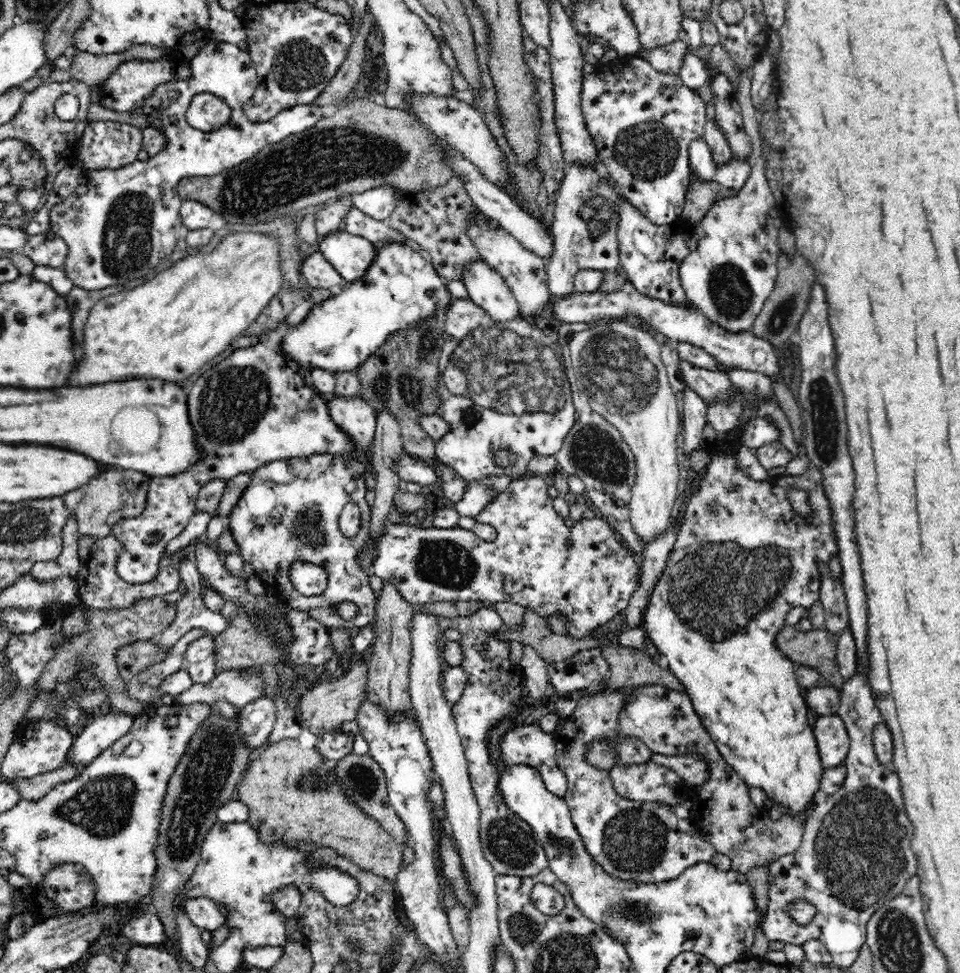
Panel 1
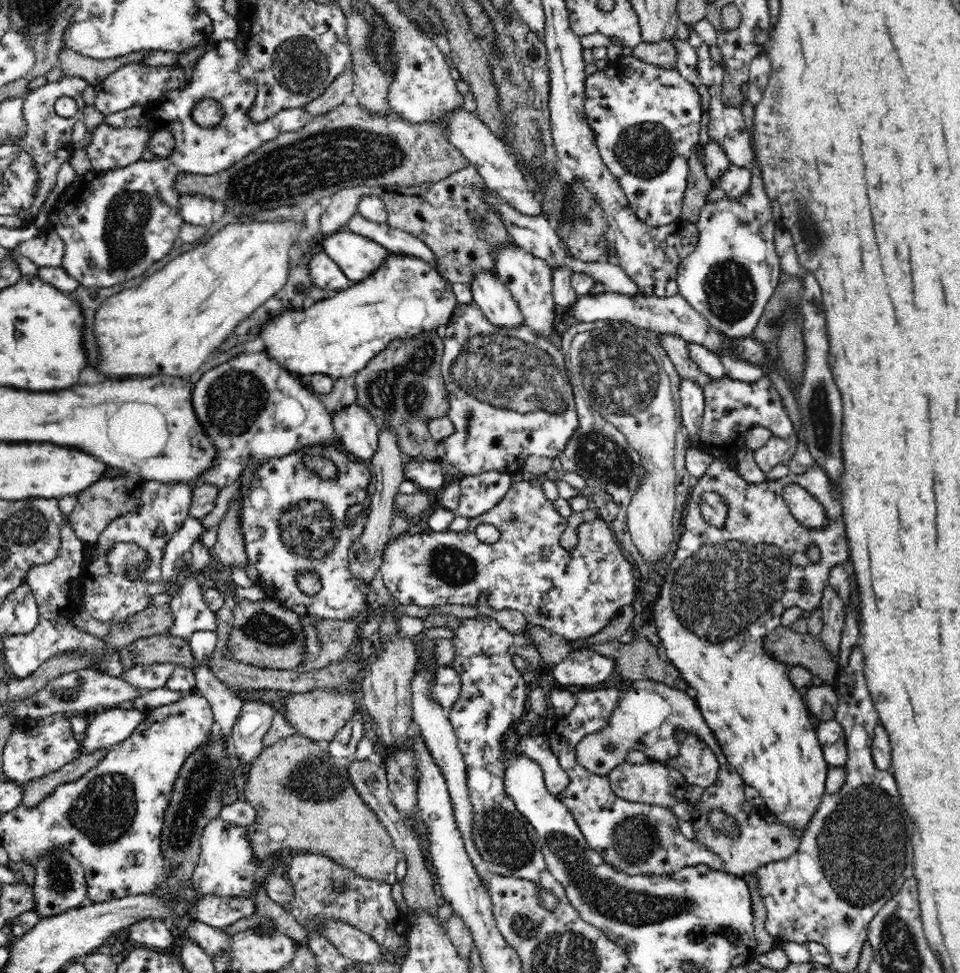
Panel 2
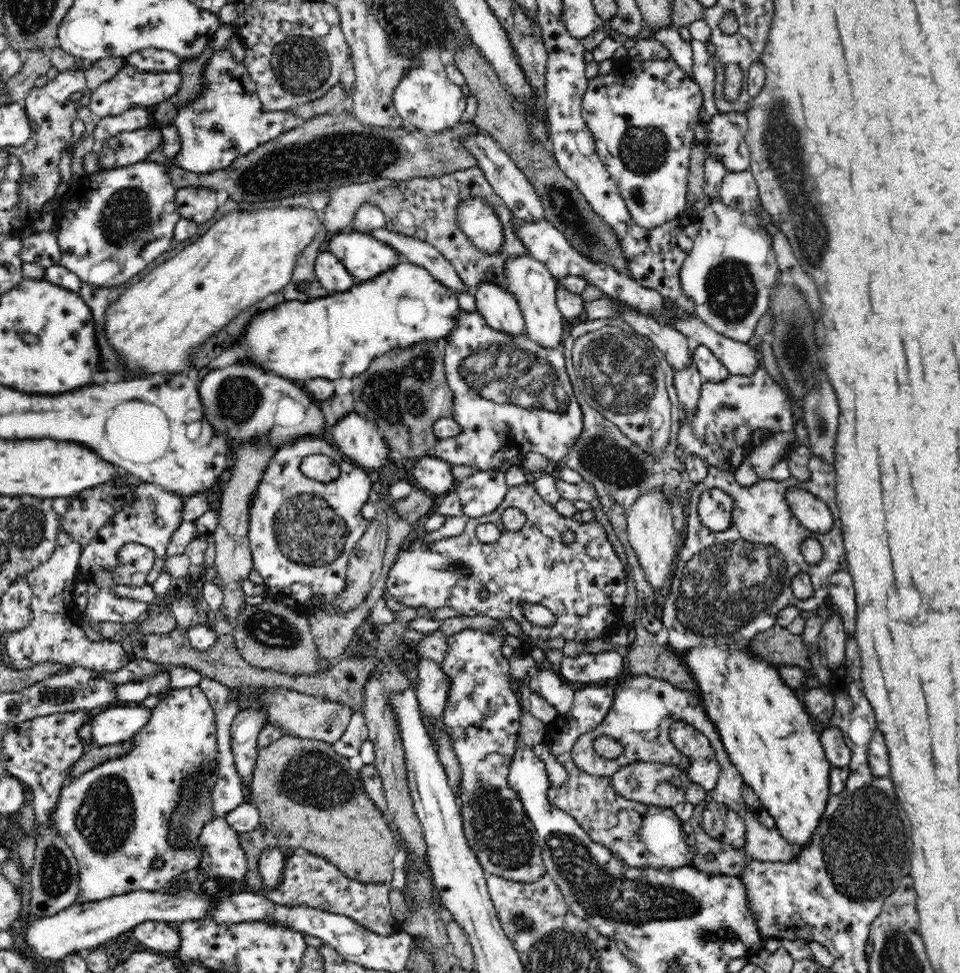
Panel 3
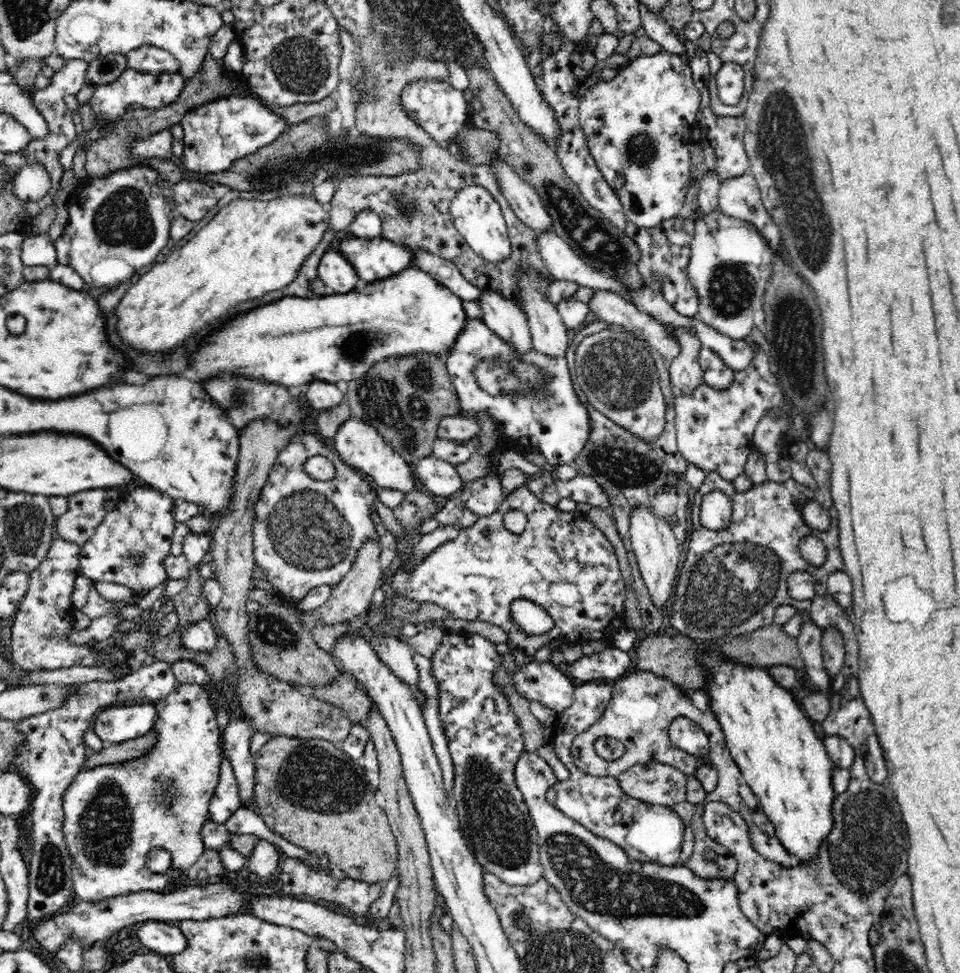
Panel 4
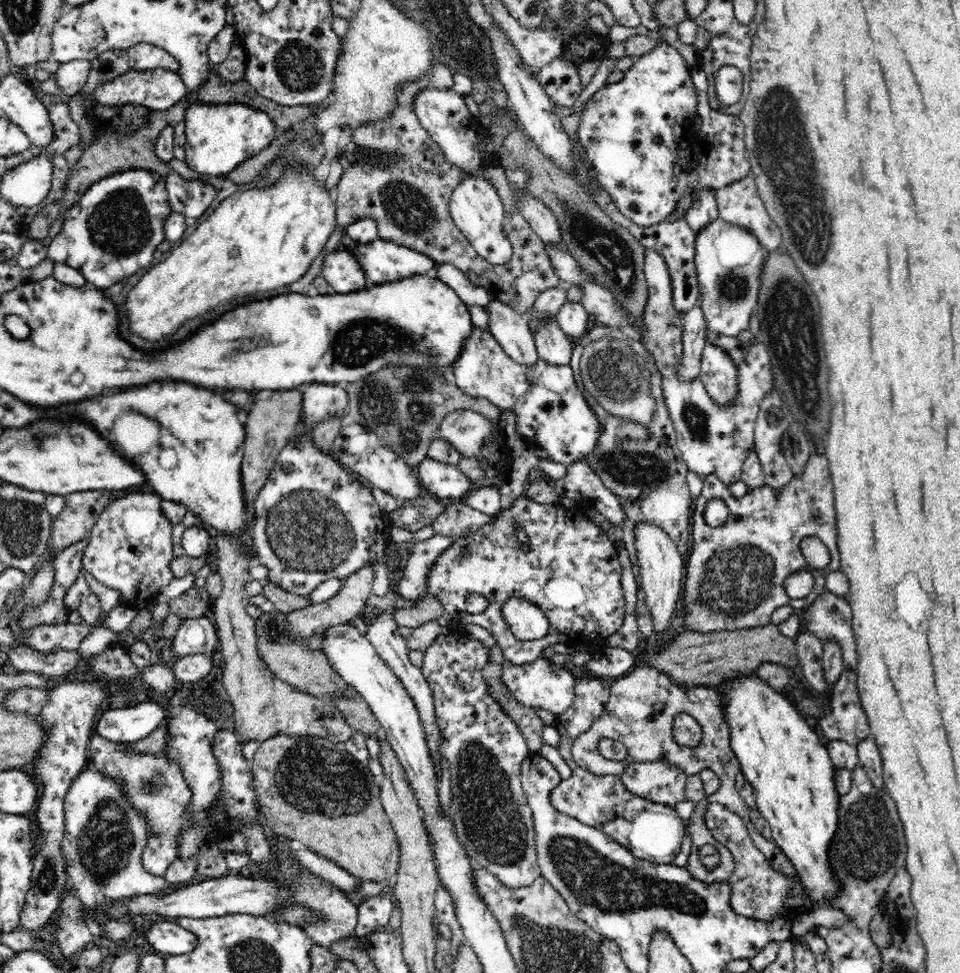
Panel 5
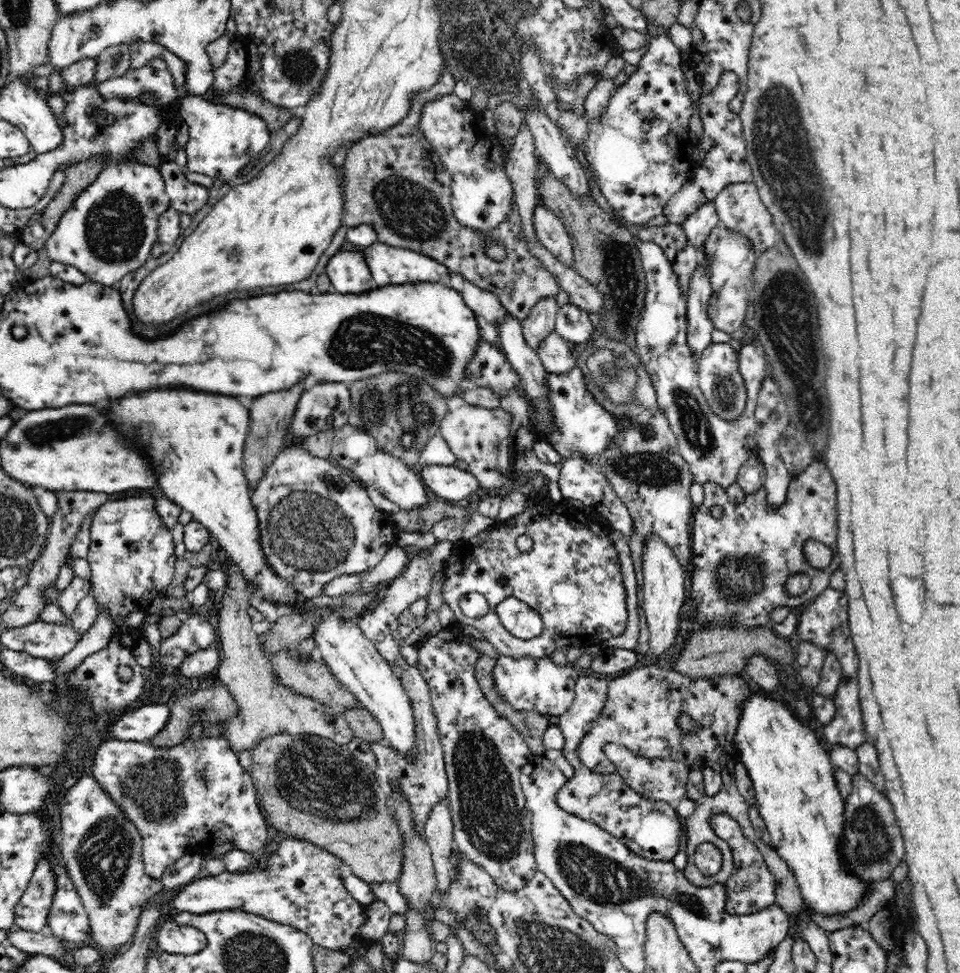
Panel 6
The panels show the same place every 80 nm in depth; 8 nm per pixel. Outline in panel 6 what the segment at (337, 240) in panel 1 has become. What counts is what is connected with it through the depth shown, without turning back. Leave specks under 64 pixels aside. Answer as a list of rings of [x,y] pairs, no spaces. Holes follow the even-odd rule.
[[[377,240],[374,244],[361,248],[361,254],[366,258],[372,278],[379,287],[404,283],[442,283],[450,287],[449,268],[419,252],[391,247]]]

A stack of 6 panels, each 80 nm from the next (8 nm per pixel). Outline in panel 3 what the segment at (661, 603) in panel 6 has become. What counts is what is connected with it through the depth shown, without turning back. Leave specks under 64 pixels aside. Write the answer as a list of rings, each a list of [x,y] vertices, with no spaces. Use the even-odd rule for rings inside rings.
[[[654,490],[649,495],[641,496],[627,514],[627,534],[634,549],[646,580],[654,587],[655,593],[661,592],[662,586],[670,580],[672,560],[678,556],[680,535],[673,526],[671,504],[663,490]]]

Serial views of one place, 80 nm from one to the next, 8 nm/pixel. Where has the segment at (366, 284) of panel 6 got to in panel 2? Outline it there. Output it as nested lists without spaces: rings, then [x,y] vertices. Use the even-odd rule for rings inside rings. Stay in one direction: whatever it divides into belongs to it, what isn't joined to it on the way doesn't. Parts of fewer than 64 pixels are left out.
[[[321,249],[314,251],[310,260],[309,275],[313,284],[324,290],[346,290],[353,282],[342,272],[341,266]]]

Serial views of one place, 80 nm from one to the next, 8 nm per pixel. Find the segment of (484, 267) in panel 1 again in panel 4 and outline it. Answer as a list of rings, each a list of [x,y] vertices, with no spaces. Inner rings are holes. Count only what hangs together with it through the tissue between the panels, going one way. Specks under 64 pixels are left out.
[[[486,289],[477,301],[482,309],[481,319],[486,326],[500,339],[508,341],[518,355],[534,349],[529,324],[520,304],[502,298],[499,291]]]

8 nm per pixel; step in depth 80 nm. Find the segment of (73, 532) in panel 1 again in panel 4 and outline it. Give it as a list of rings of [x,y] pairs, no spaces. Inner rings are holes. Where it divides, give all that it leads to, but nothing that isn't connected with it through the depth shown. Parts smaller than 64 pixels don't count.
[[[54,538],[46,558],[29,573],[29,587],[19,610],[12,622],[11,653],[12,665],[23,671],[72,668],[73,666],[97,667],[103,663],[104,656],[121,657],[128,660],[129,653],[112,645],[110,642],[94,647],[72,646],[68,639],[74,630],[74,609],[71,597],[77,576],[81,574],[79,560],[81,545]]]

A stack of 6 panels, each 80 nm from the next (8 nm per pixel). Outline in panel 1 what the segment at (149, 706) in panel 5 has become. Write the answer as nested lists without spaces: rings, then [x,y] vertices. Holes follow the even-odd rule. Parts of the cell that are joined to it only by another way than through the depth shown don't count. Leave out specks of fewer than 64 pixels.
[[[105,709],[90,725],[75,731],[74,744],[63,764],[90,764],[106,747],[126,736],[135,718],[126,712]]]

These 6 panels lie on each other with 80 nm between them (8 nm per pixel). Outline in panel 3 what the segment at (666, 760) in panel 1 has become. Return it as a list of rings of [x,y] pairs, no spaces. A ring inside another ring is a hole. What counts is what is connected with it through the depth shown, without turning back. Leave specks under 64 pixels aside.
[[[676,720],[669,730],[671,742],[688,757],[689,765],[684,770],[691,782],[707,791],[716,786],[720,772],[714,749],[706,736],[690,724]]]

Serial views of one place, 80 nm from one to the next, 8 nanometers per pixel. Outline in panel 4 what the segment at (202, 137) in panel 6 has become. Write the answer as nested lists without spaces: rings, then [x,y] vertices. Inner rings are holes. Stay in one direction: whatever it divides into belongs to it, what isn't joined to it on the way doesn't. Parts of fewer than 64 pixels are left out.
[[[238,93],[194,107],[184,114],[180,124],[185,139],[181,162],[184,168],[202,175],[228,171],[238,159],[272,144],[289,127],[284,118],[273,114],[260,99]]]

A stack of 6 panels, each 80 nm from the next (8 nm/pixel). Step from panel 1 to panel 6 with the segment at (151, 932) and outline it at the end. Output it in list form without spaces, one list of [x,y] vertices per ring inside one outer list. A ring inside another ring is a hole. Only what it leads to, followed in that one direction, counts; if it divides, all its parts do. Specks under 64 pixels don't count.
[[[174,921],[159,924],[156,940],[160,952],[176,955],[194,955],[204,952],[208,946],[206,935],[193,926],[180,926]]]

